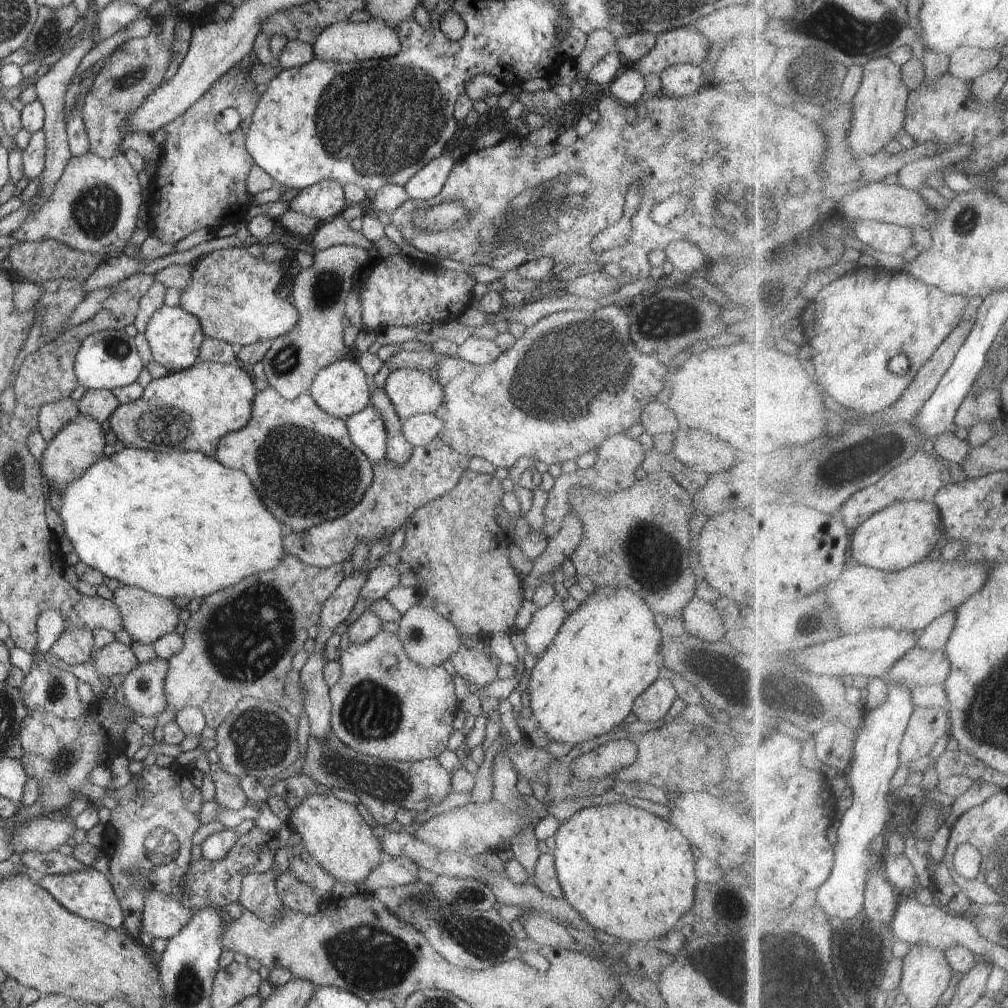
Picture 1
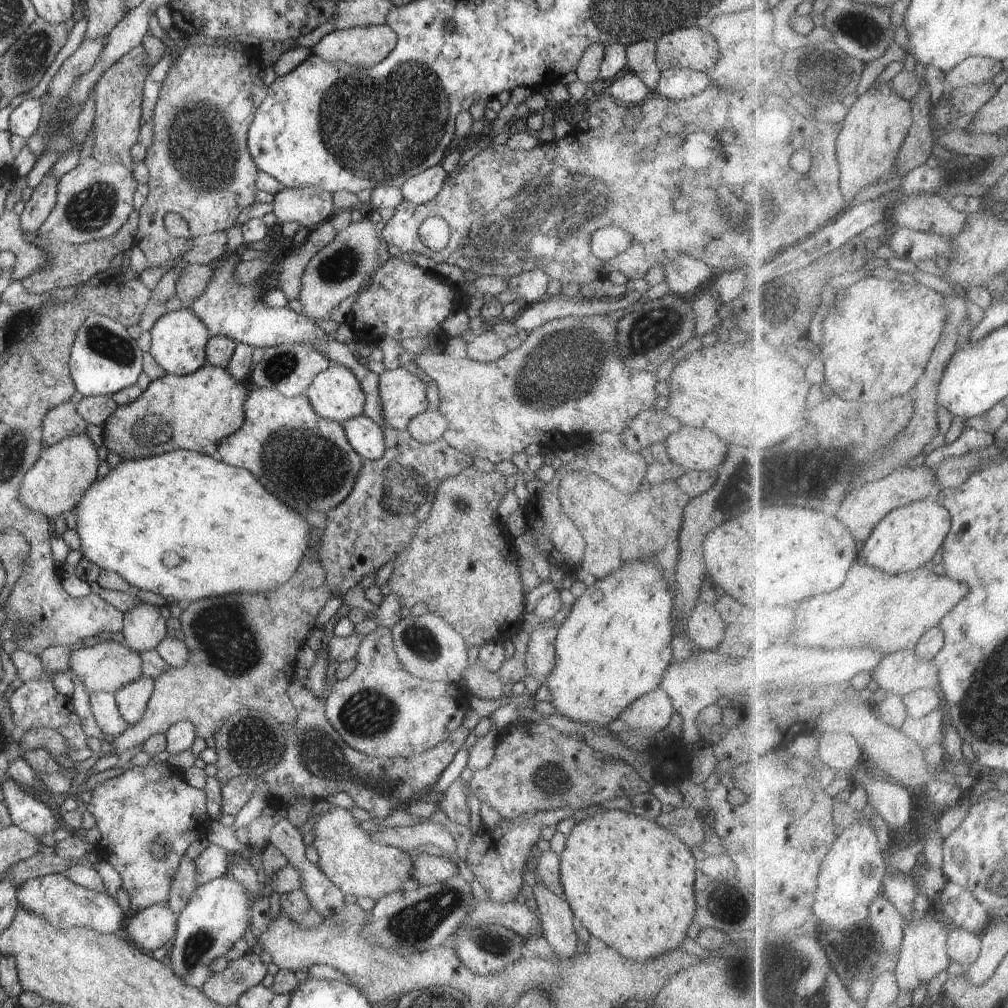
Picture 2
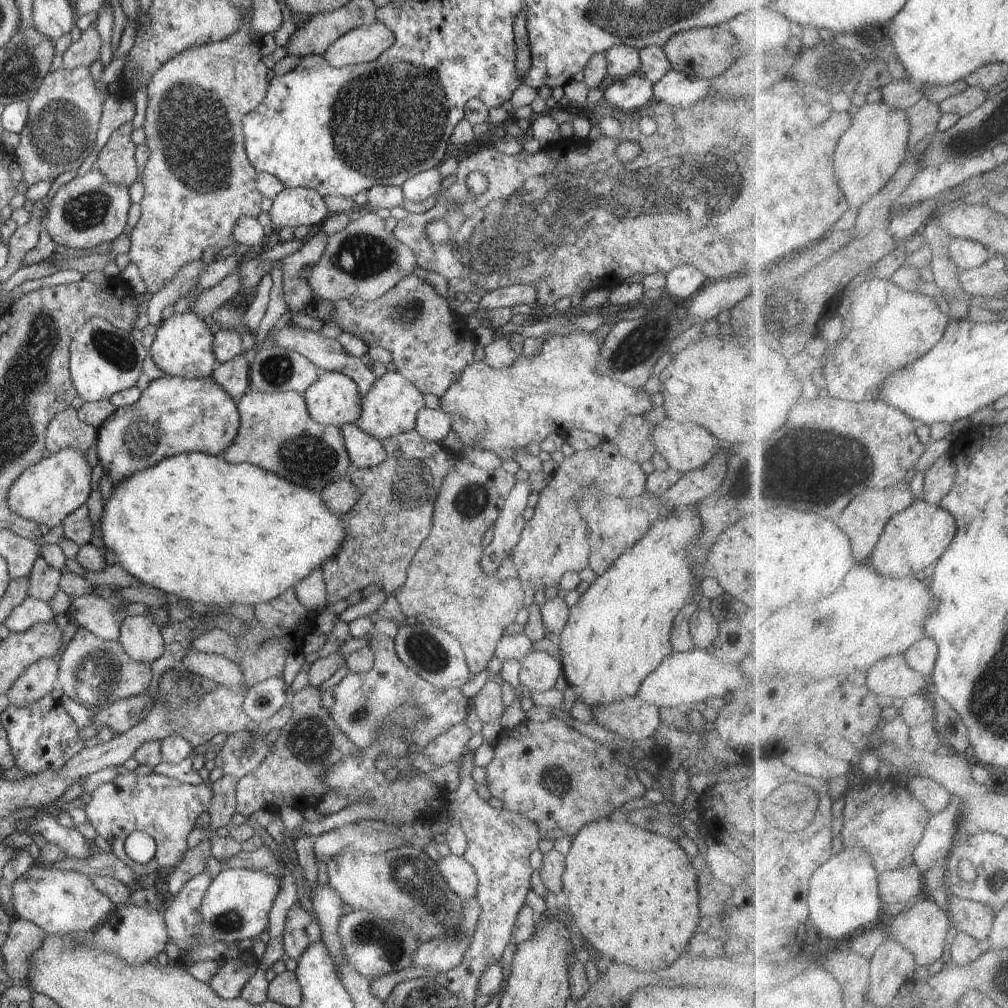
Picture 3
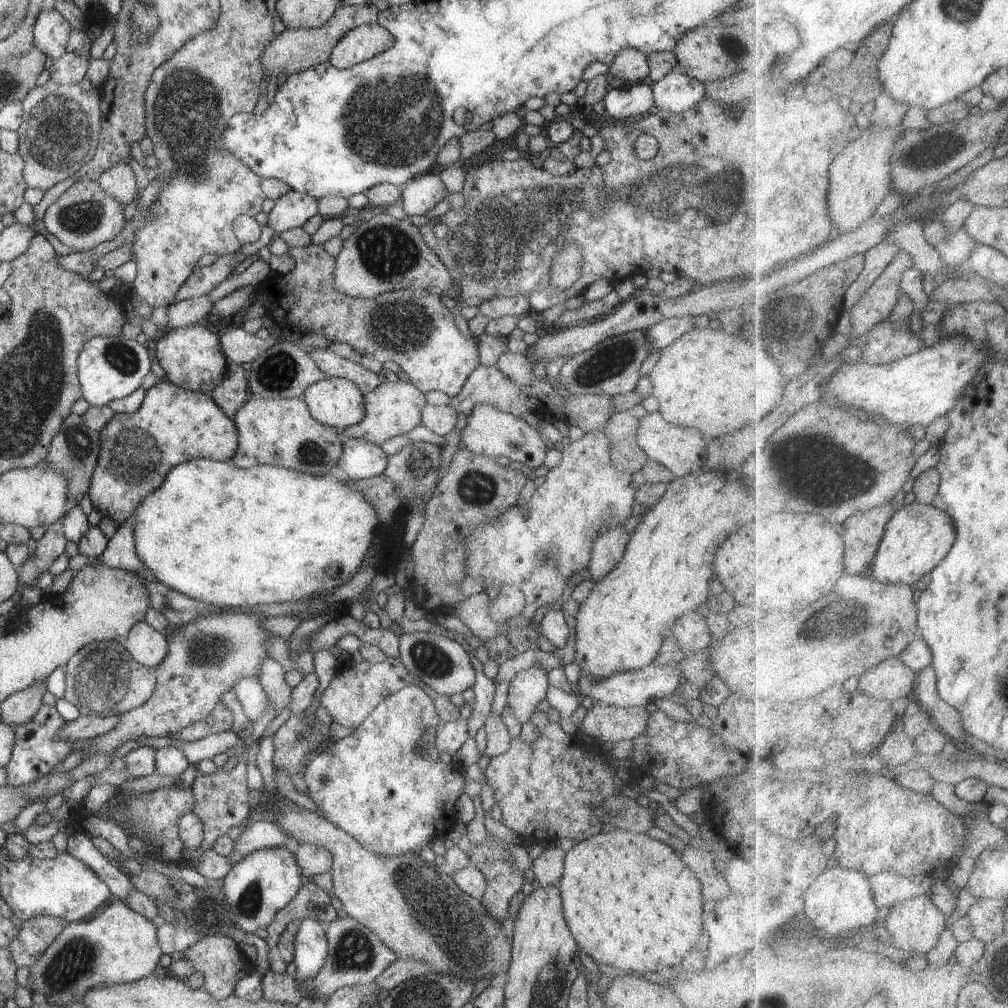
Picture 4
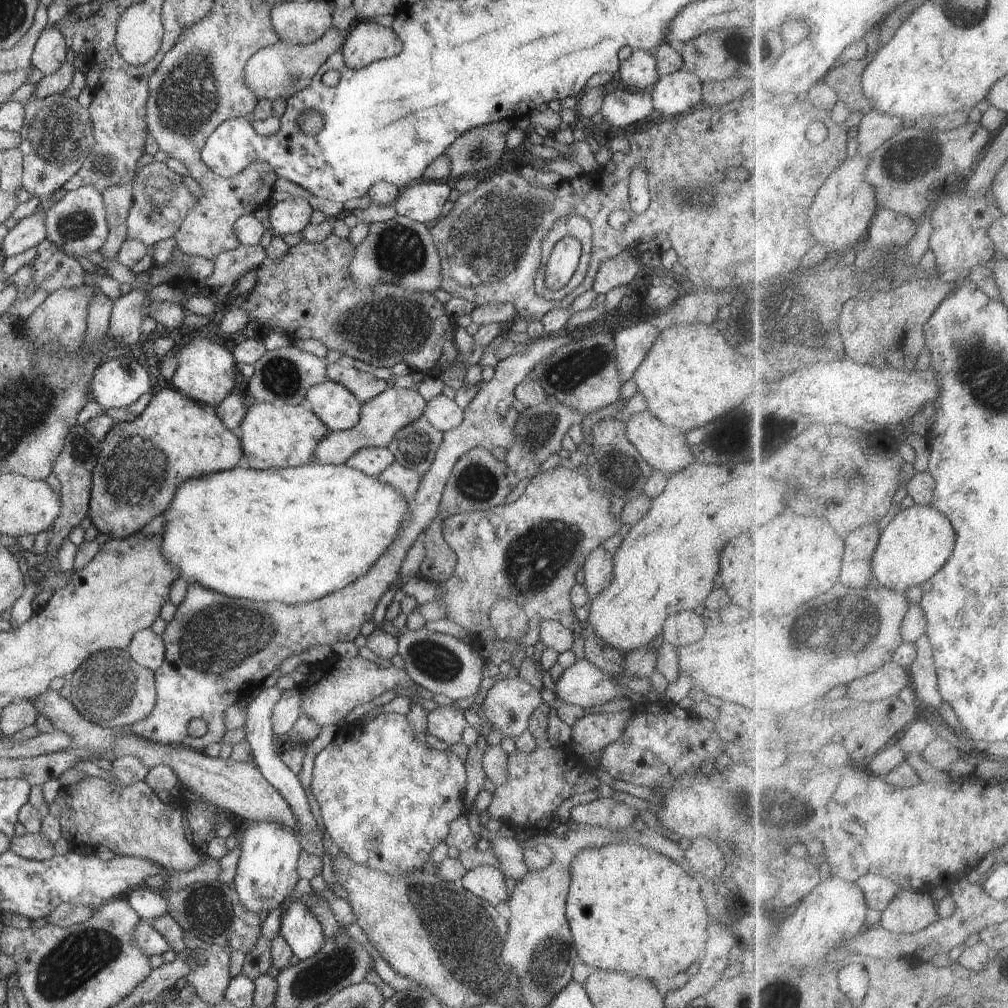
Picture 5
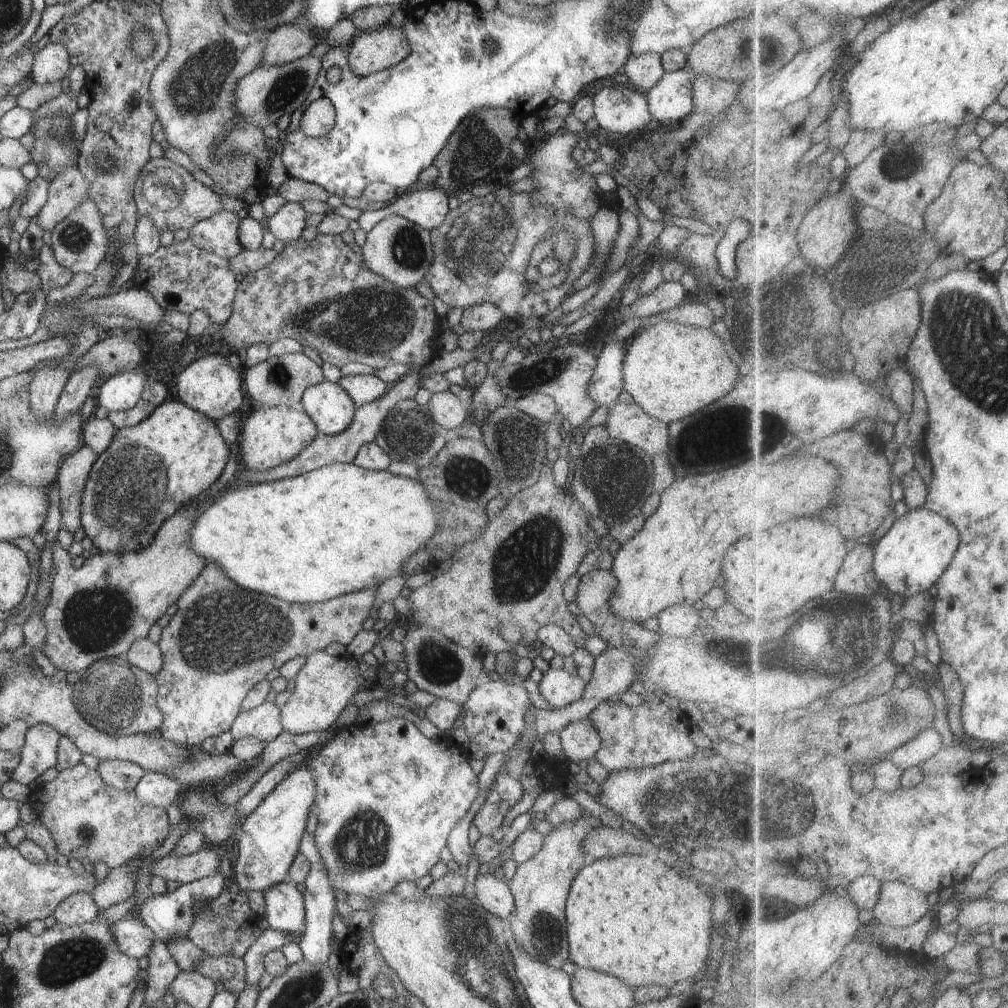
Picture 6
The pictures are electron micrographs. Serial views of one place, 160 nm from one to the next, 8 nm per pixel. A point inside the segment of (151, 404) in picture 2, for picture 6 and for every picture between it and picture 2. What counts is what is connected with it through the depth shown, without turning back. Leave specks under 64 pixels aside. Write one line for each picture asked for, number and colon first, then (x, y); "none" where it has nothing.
3: (174, 415)
4: (172, 425)
5: (142, 463)
6: (149, 471)

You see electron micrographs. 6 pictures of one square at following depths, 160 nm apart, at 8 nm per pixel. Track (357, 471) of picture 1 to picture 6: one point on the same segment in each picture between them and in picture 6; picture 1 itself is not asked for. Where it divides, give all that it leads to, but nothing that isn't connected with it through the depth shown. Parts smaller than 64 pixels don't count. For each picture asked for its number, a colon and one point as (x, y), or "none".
2: (300, 456)
3: (276, 431)
4: (281, 432)
5: (272, 437)
6: (271, 436)

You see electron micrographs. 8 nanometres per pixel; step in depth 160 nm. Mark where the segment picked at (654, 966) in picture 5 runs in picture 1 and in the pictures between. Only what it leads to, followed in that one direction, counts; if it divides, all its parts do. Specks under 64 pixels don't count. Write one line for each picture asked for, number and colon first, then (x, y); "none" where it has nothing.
1: (626, 872)
2: (628, 881)
3: (633, 894)
4: (630, 902)

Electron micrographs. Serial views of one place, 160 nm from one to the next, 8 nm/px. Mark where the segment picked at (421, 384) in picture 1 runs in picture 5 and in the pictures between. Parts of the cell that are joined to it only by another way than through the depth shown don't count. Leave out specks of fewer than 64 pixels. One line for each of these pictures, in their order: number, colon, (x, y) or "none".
2: (403, 395)
3: (389, 408)
4: (392, 409)
5: (381, 418)

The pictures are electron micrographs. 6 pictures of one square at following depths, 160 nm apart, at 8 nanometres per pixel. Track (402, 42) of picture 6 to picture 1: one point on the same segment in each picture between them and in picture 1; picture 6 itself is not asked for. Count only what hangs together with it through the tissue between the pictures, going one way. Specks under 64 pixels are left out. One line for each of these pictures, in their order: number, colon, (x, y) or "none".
1: (343, 42)
2: (367, 46)
3: (363, 44)
4: (365, 41)
5: (366, 42)

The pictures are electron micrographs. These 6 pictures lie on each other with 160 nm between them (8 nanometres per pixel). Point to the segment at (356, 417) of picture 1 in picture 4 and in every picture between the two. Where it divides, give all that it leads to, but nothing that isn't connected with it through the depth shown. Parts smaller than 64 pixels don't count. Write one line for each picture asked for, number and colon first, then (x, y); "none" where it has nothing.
2: (366, 437)
3: (364, 451)
4: (359, 460)

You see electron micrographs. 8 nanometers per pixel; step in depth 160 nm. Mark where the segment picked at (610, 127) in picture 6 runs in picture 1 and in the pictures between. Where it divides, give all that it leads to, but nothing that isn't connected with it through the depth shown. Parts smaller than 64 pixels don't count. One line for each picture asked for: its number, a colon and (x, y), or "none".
1: (628, 87)
2: (628, 89)
3: (634, 92)
4: (634, 100)
5: (622, 107)

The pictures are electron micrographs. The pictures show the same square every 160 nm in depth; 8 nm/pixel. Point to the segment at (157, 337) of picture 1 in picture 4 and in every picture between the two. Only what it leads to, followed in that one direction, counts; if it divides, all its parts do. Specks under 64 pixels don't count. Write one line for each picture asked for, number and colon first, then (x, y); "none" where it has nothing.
2: (179, 339)
3: (183, 345)
4: (193, 358)

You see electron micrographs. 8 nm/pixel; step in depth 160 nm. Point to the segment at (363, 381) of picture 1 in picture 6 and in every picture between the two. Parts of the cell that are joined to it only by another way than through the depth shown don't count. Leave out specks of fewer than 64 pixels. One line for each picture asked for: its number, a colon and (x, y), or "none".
2: (335, 394)
3: (333, 399)
4: (335, 402)
5: (336, 406)
6: (331, 408)

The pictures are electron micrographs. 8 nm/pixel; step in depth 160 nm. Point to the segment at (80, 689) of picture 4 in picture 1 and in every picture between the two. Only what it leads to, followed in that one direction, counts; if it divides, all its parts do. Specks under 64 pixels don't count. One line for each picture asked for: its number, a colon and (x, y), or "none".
1: (114, 658)
2: (106, 667)
3: (94, 672)

